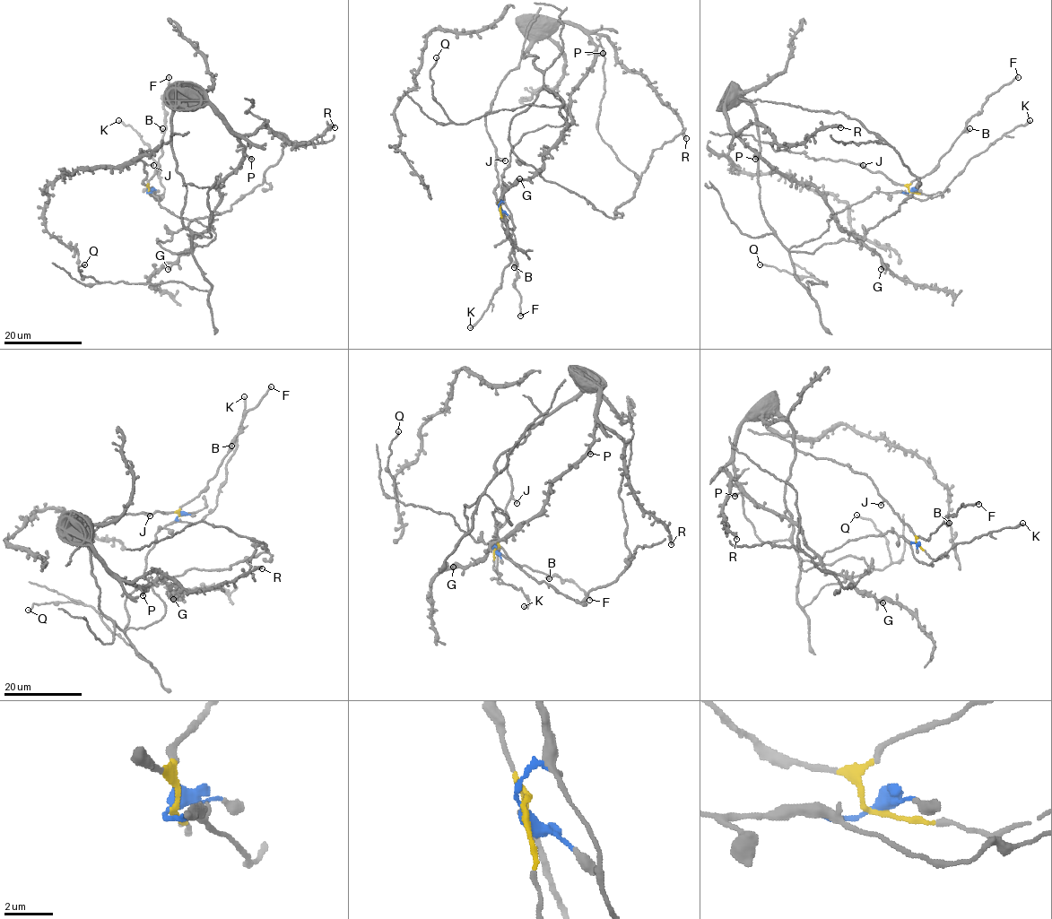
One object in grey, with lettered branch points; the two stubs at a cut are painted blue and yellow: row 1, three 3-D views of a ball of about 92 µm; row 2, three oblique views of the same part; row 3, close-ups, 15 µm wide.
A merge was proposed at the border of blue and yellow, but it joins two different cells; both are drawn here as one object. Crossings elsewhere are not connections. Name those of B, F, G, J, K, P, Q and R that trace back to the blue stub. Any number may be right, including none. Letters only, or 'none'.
G, K, P, Q, R

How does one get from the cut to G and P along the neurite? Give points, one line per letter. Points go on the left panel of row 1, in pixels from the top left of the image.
G: (148, 191), (214, 239), (194, 248), (172, 149), (172, 113), (210, 105), (244, 160), (168, 269)
P: (148, 191), (214, 239), (194, 248), (184, 225), (186, 186), (172, 149), (183, 100), (210, 105), (252, 160)

